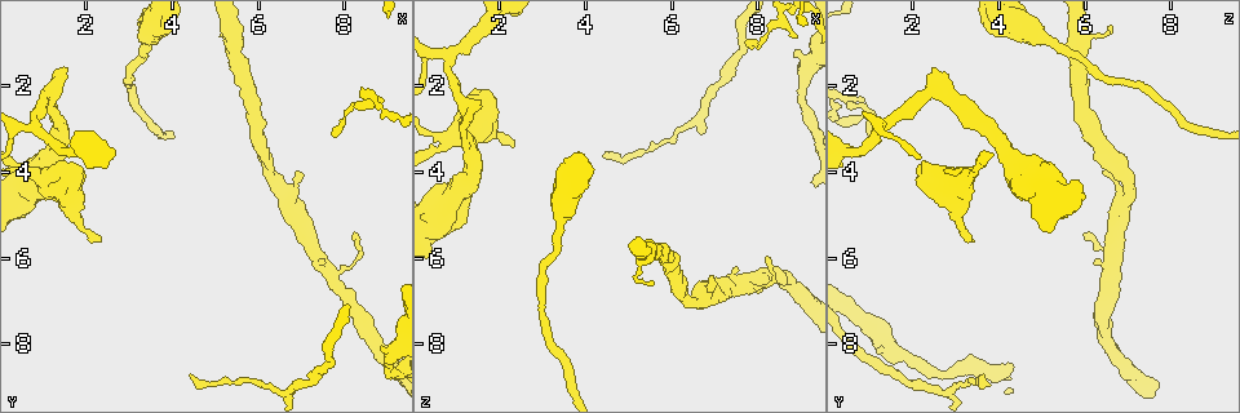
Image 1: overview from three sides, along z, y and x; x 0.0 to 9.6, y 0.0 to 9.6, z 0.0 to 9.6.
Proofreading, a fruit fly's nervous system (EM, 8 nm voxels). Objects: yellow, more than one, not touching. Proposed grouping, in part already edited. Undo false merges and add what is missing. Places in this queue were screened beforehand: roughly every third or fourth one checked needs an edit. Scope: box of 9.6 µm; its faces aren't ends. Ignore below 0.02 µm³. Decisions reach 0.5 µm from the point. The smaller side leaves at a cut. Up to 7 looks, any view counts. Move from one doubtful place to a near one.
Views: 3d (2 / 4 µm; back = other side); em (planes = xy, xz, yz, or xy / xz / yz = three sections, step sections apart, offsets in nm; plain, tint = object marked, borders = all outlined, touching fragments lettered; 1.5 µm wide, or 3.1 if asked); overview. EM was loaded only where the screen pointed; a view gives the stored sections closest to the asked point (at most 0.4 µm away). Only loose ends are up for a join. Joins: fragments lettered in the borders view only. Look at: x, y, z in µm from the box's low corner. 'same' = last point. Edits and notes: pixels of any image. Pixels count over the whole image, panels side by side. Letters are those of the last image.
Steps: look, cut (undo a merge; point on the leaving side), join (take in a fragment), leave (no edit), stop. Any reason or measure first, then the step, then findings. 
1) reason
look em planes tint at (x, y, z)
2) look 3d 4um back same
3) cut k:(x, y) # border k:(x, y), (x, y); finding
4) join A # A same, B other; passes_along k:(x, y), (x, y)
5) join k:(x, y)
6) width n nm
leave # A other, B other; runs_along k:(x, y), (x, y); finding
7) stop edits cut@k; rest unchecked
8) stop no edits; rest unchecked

thick turns thin
look 3d 4um at (0.75, 4.05, 3.30)

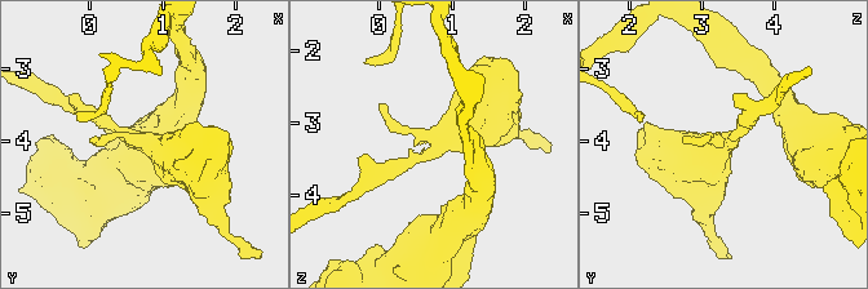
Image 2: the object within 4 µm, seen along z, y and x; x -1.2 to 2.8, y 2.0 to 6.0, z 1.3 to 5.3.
arms 3; need the tissue
look em xy step 8 borders at (0.75, 4.05, 3.30)

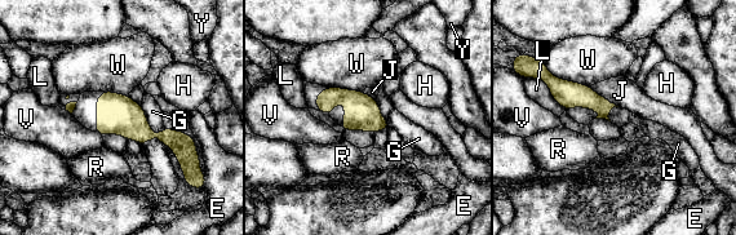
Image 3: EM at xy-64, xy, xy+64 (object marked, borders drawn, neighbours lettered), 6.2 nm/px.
another direction
look em planes borders same

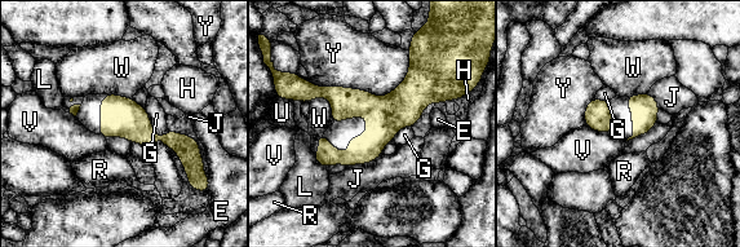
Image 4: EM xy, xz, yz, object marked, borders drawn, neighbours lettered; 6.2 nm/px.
leave # E other, G other, H other, J other, L other, R other, U other, V other, W other, Y other; runs_along 4:(412, 60), (415, 92), (350, 158), (324, 163); continuous, no second neuron

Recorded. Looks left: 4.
an open end
look em planes borders at (1.50, 1.60, 2.35)

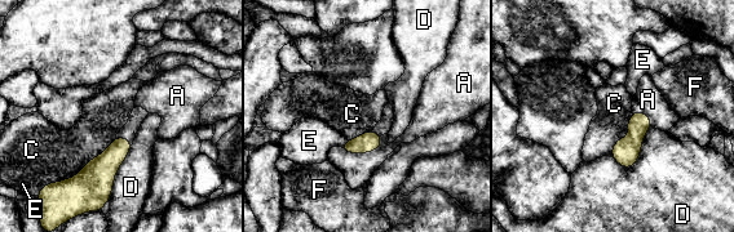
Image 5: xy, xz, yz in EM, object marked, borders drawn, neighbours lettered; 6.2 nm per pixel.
join A # A same, C other, D other, E other, F other; passes_along 5:(370, 141), (365, 151), (357, 169); it goes on there

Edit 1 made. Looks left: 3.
branch stops here
look 3d 4um back at (2.35, 5.55, 3.30)

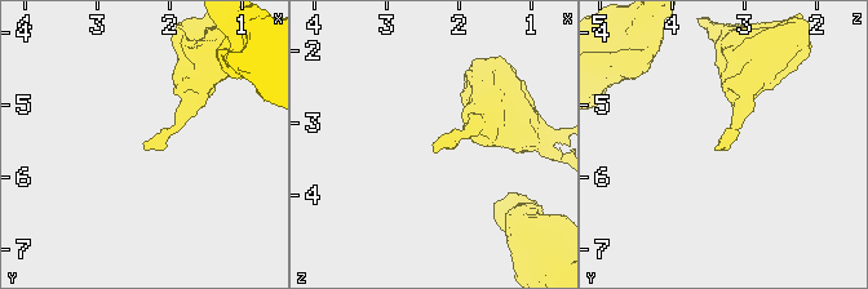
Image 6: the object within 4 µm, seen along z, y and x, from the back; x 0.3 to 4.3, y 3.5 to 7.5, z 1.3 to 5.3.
need the tissue
look em planes borders at (2.40, 5.50, 3.30)

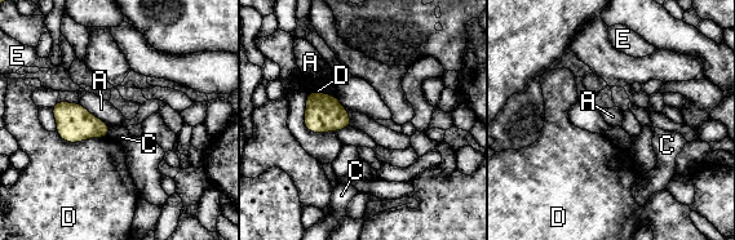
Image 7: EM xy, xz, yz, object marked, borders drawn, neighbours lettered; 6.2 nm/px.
leave # A other, C other, D other, E other; none of them fits

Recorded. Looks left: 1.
stop edits join@5; rest unchecked

